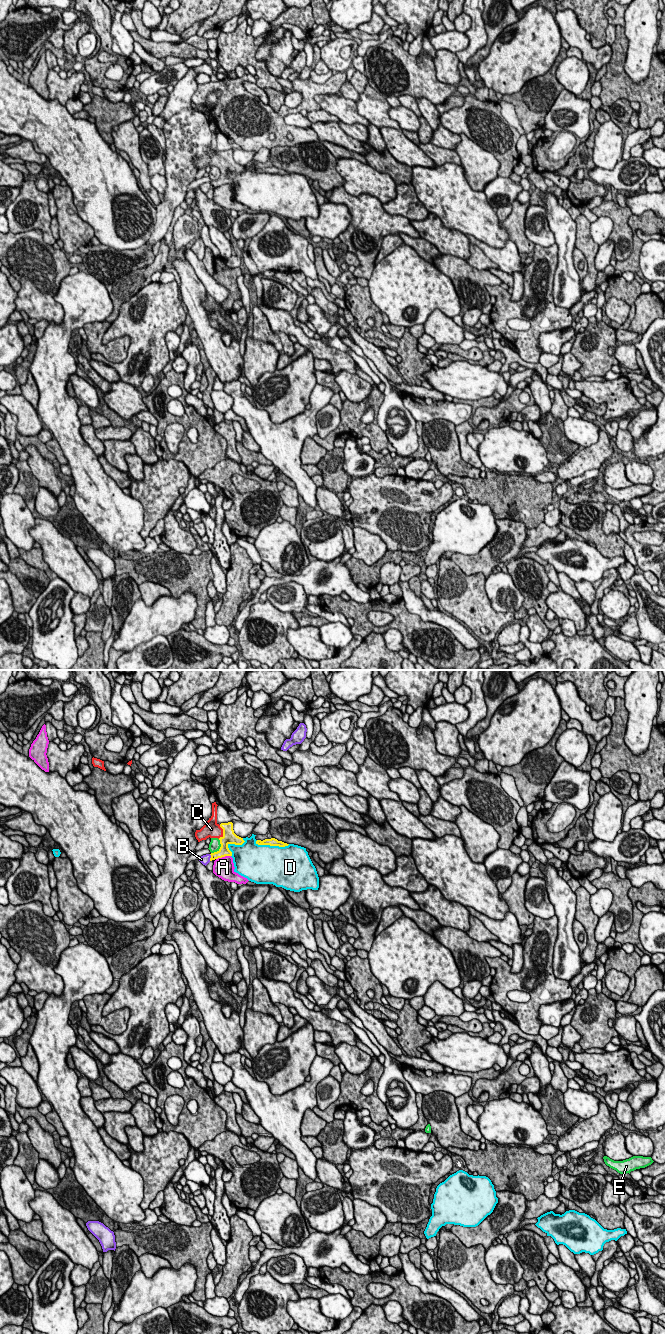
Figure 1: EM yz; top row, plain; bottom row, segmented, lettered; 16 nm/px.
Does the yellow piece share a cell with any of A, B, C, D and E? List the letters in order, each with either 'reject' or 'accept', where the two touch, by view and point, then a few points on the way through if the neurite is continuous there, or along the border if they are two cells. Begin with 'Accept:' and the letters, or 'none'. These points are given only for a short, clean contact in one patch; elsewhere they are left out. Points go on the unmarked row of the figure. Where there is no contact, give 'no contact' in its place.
Accept: C
A: reject; meets yellow in yz at (223, 184)
B: reject; meets yellow in yz at (211, 185)
C: accept; meets yellow in yz at (223, 160); runs through yz (229, 165), (223, 160), (211, 157)
D: reject; meets yellow in yz at (272, 173)
E: reject; meets yellow in yz at (220, 176)

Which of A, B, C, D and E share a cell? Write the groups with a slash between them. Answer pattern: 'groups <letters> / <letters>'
groups A / B / C / D / E

